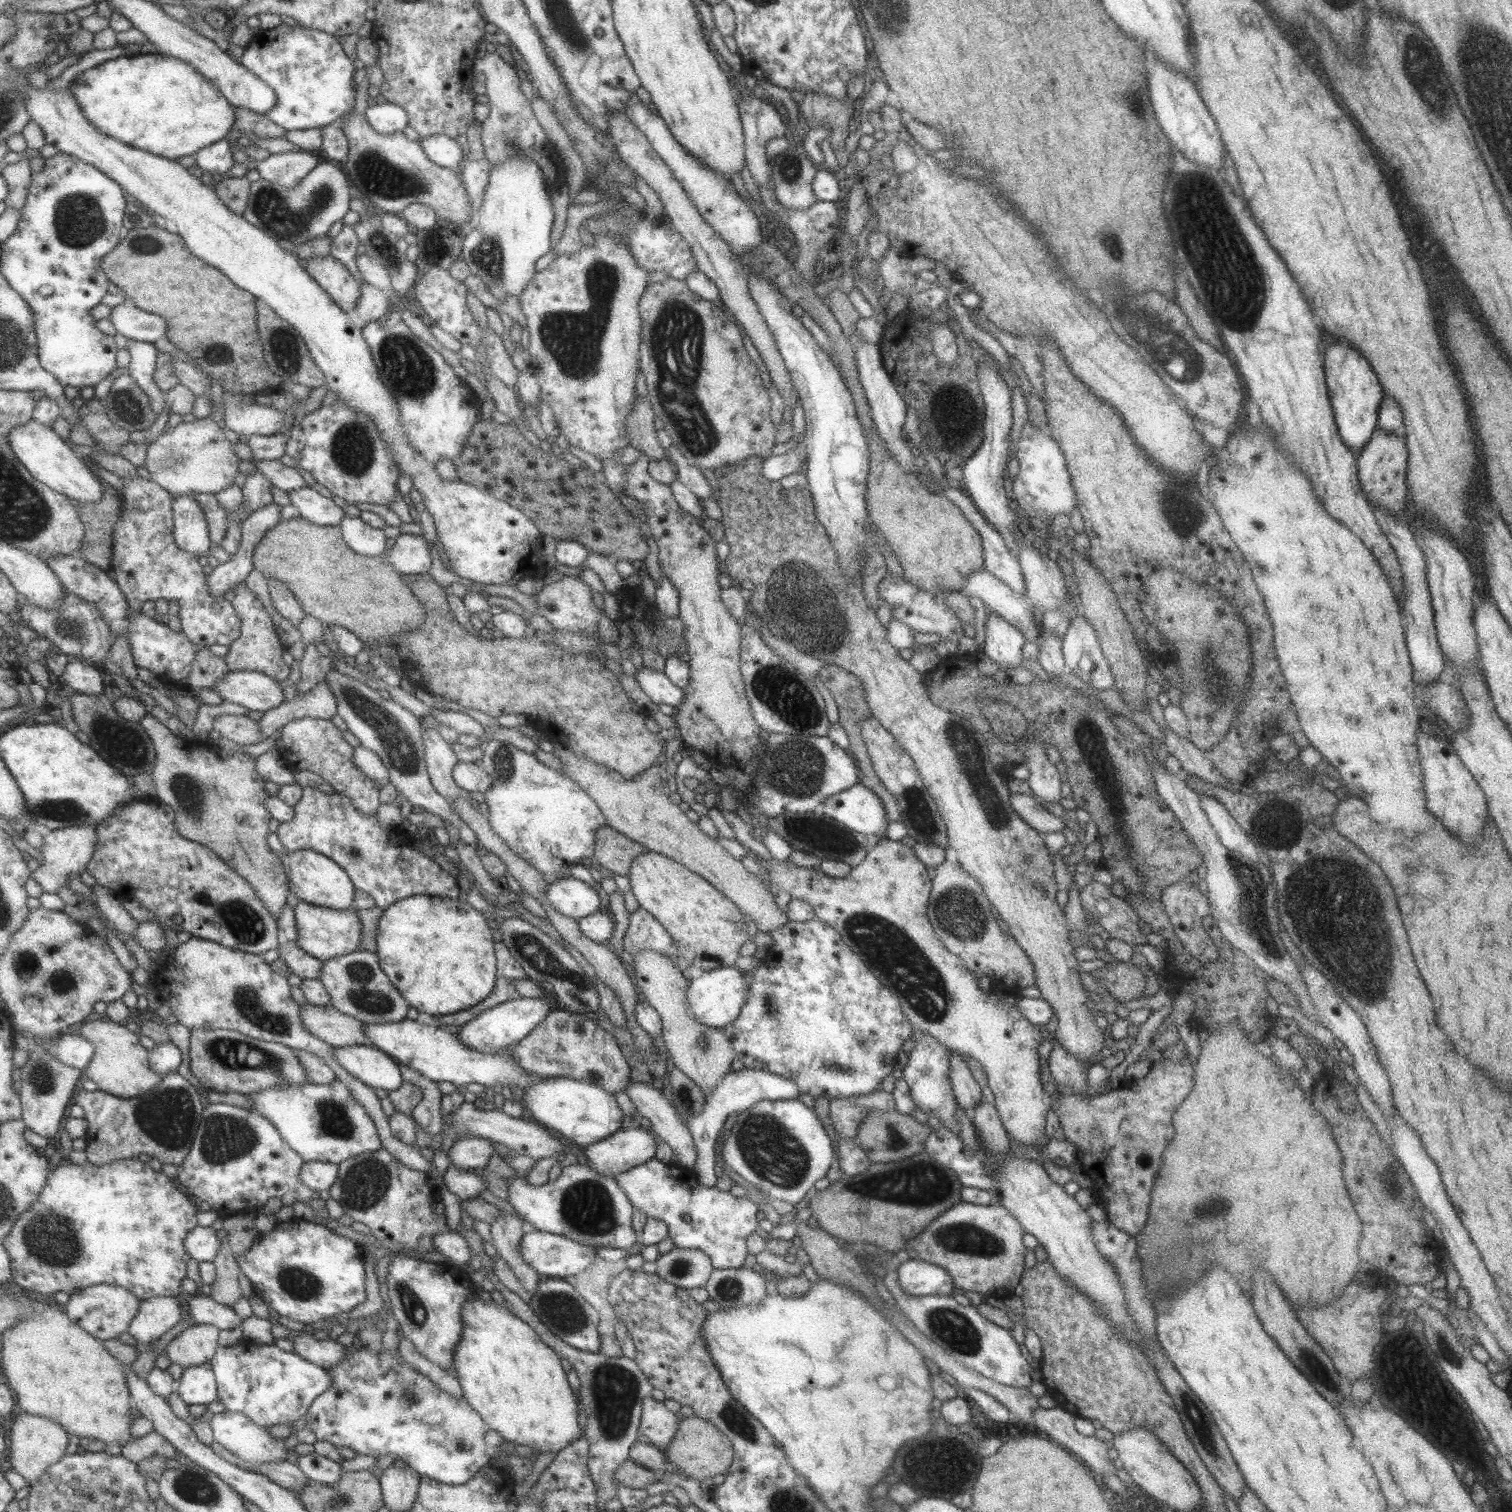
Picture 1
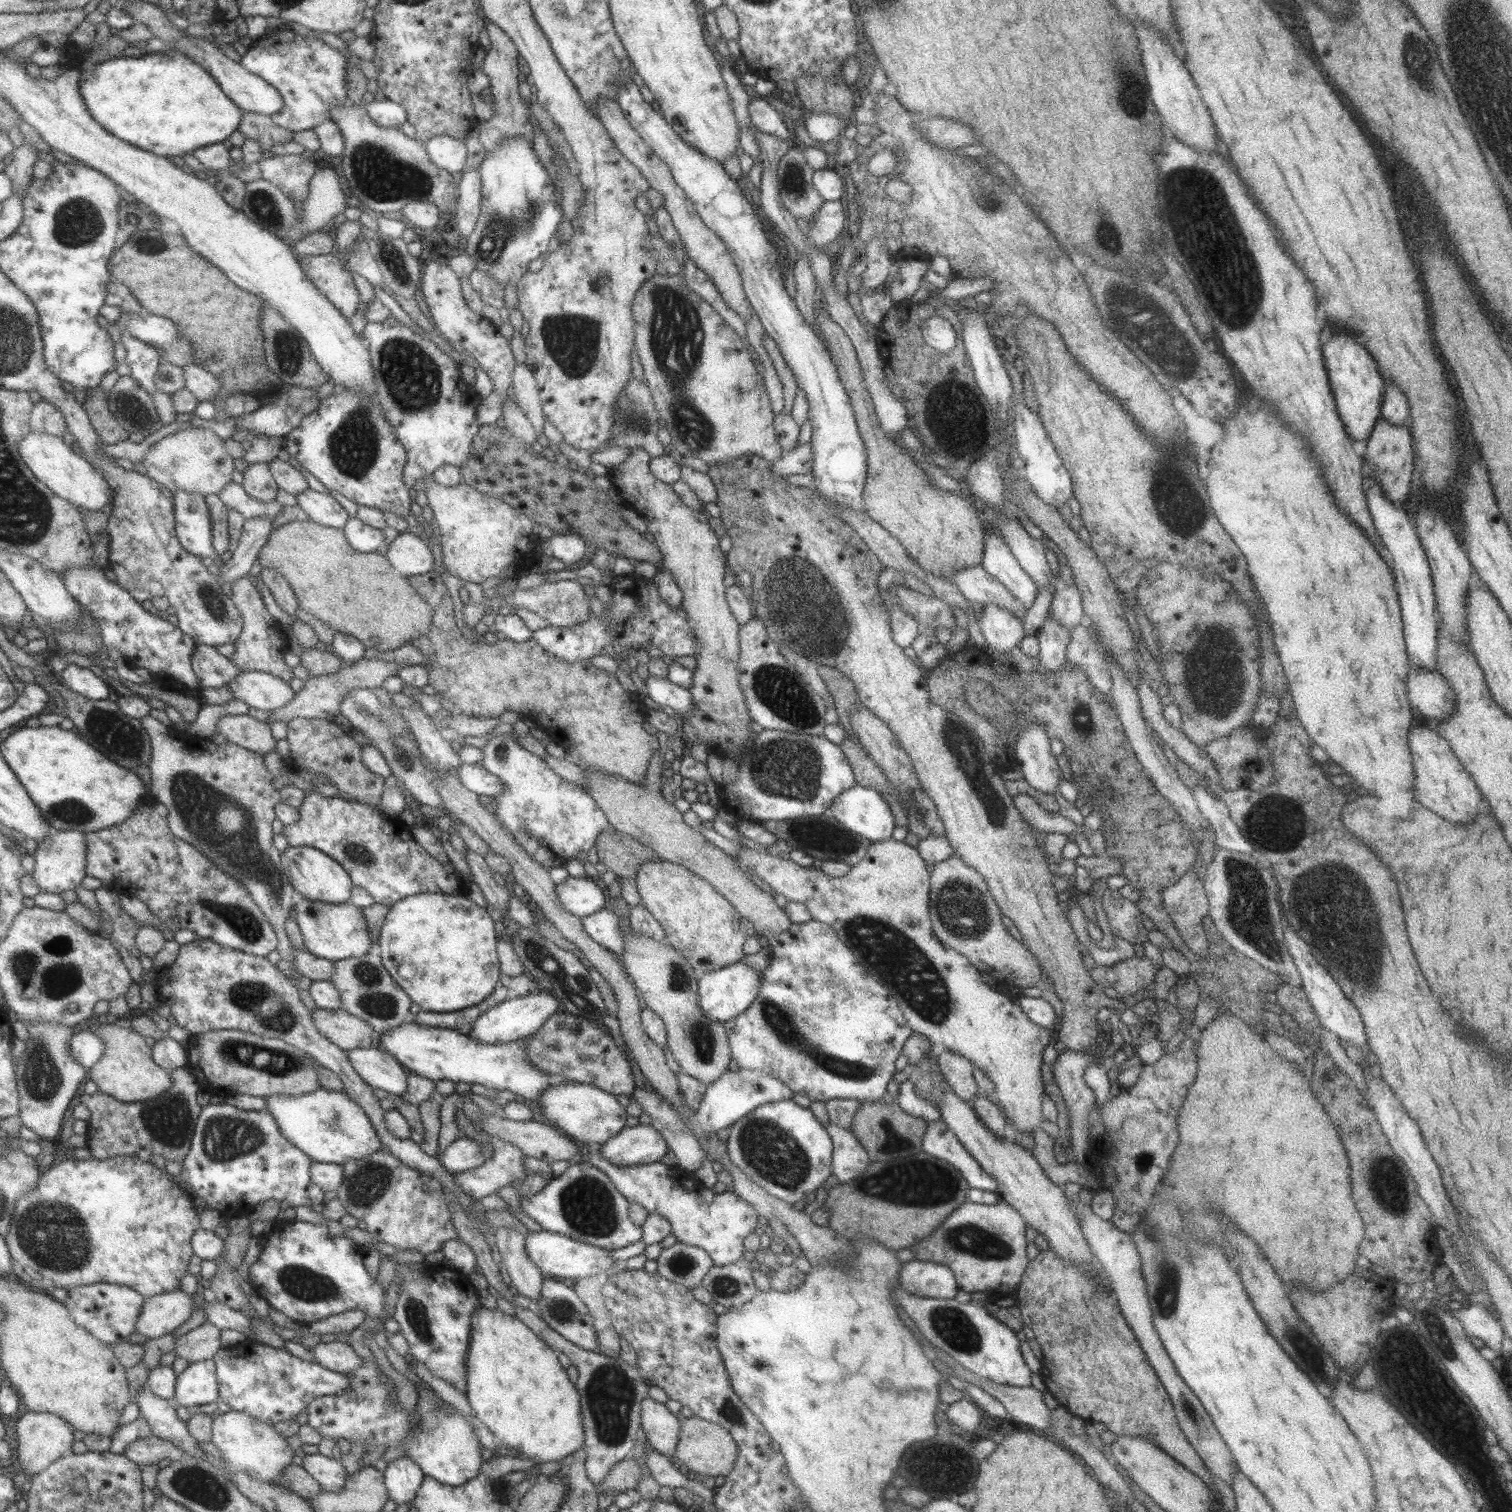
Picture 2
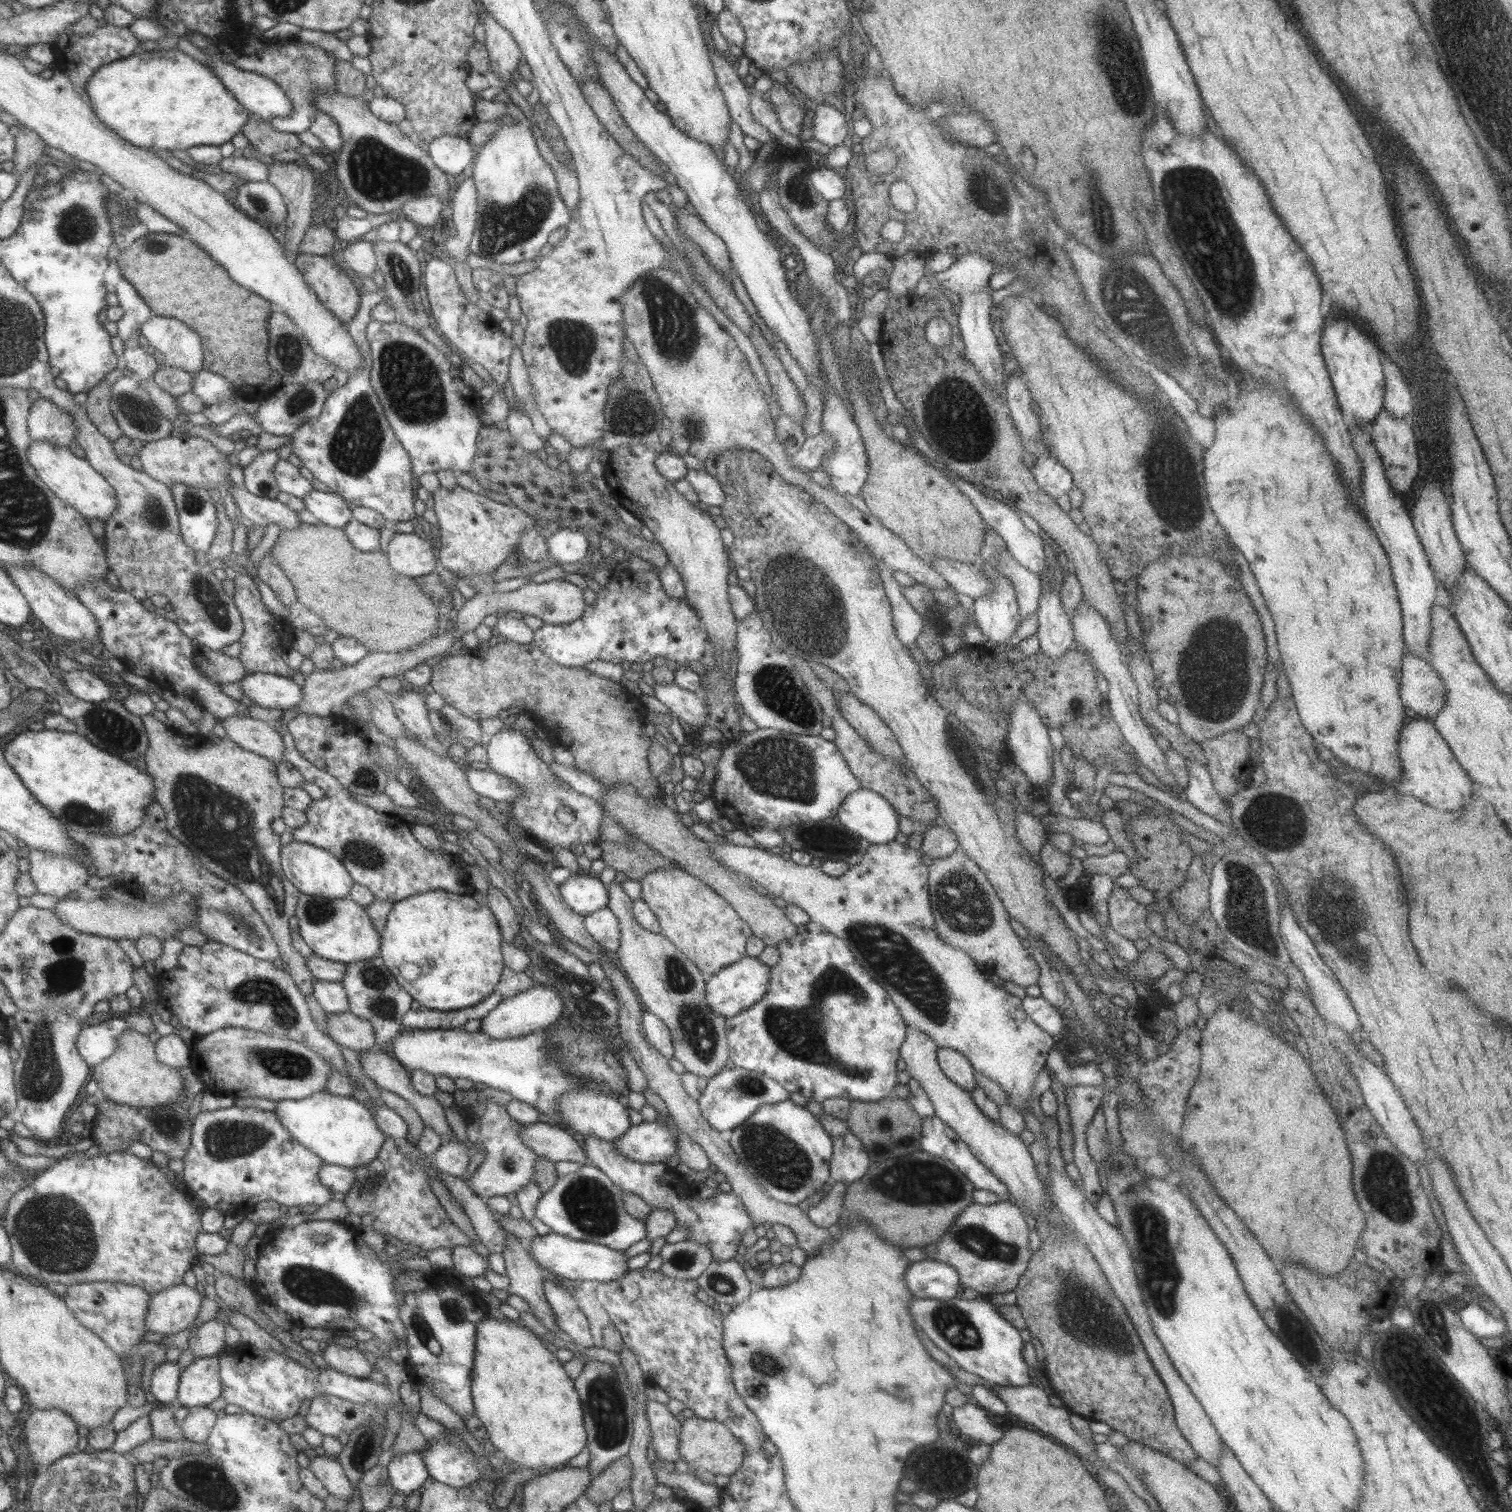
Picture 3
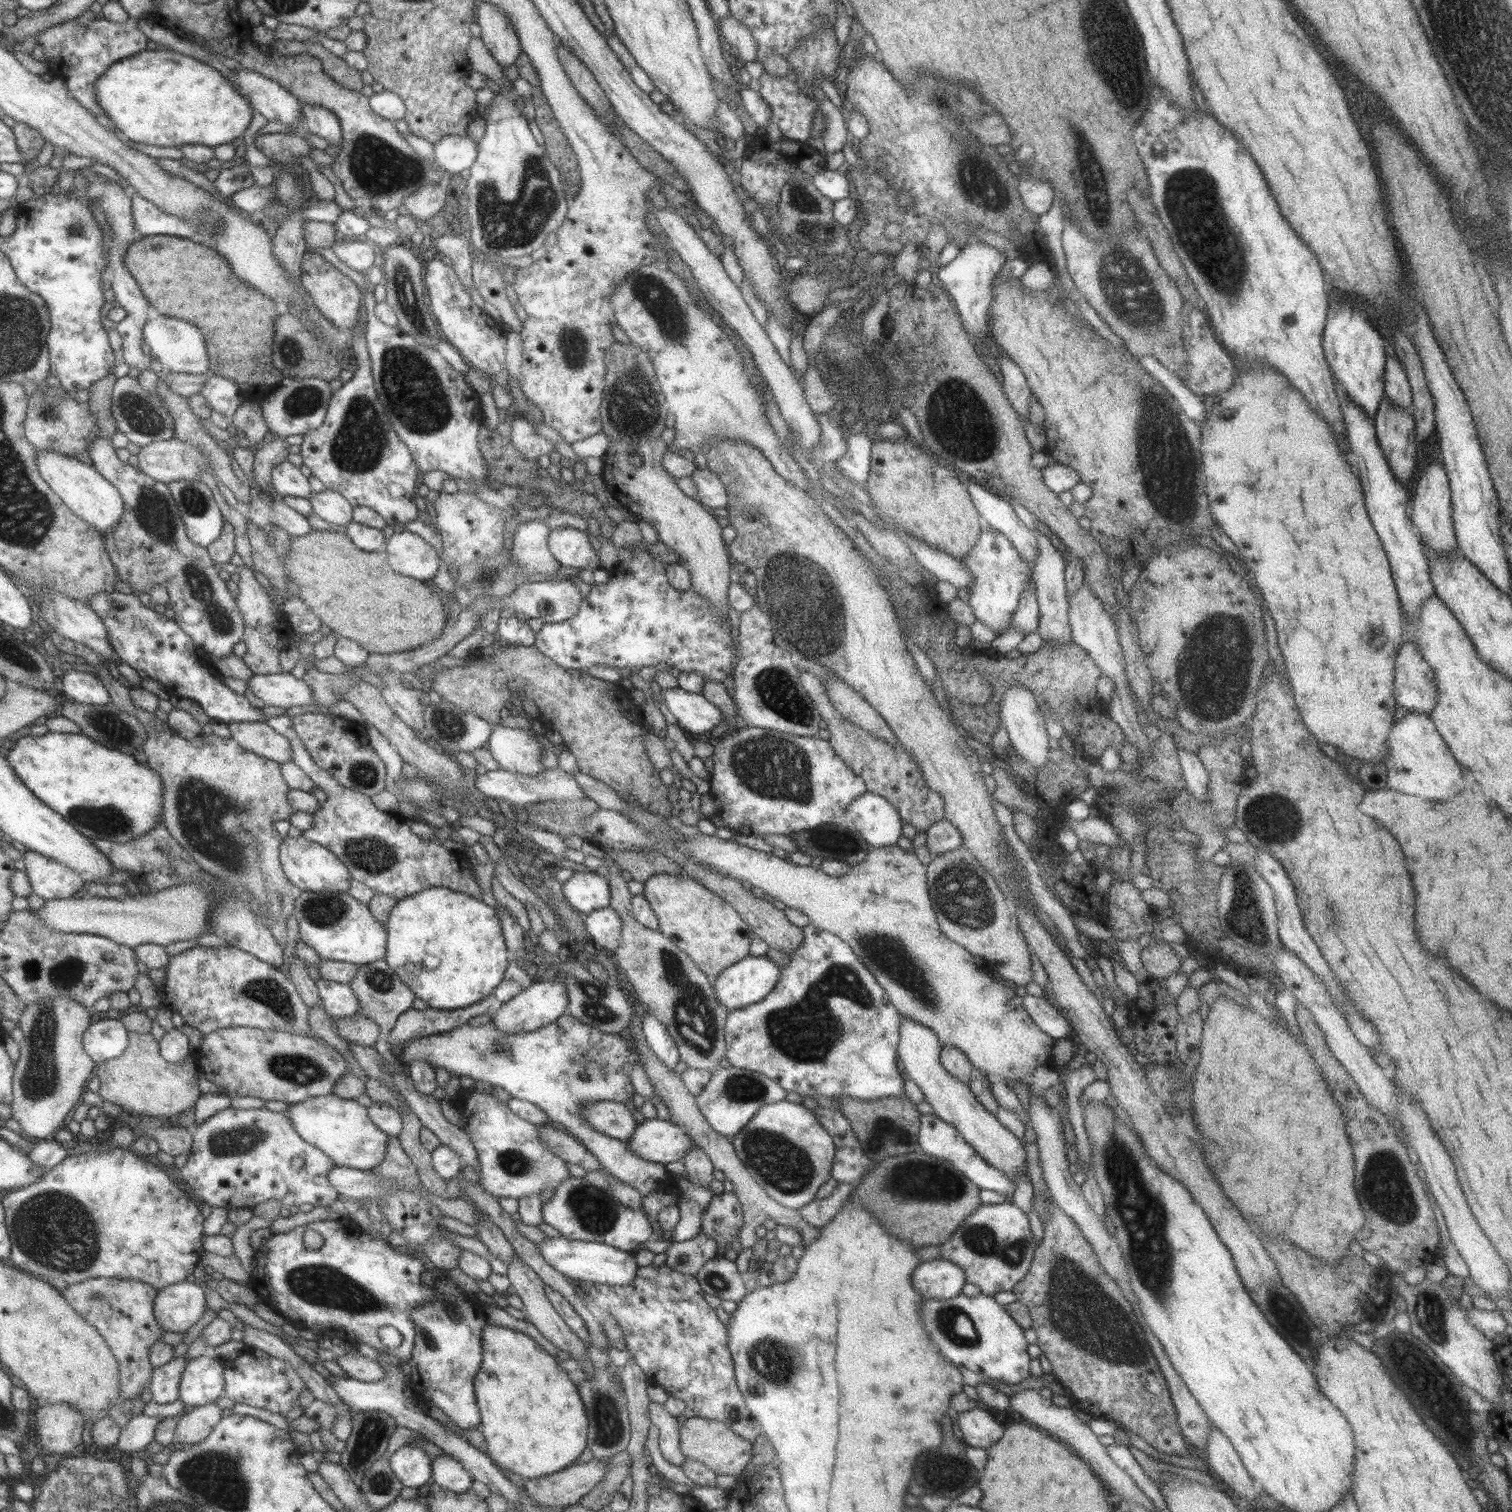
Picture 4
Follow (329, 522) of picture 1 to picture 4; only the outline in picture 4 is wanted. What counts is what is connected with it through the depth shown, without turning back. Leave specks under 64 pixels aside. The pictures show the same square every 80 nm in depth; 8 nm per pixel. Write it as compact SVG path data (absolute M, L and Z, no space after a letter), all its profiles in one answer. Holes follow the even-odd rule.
M327 489L321 492L310 491L307 499L312 512L329 524L345 526L352 520L351 504L337 492Z

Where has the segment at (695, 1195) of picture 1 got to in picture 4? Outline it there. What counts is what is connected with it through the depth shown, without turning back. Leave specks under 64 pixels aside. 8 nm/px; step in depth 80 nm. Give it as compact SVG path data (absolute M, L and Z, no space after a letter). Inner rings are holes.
M565 1012L555 1022L547 1024L541 1029L519 1034L499 1033L491 1022L481 1023L476 1028L467 1023L462 1024L462 1026L448 1032L411 1038L409 1042L405 1042L401 1046L399 1056L405 1063L423 1061L431 1065L433 1069L443 1068L448 1073L455 1074L460 1078L468 1077L481 1084L485 1083L491 1088L501 1088L512 1098L531 1102L548 1116L548 1120L561 1124L567 1133L585 1146L607 1175L616 1178L619 1182L624 1182L627 1186L632 1186L642 1197L655 1192L673 1193L673 1179L665 1165L647 1162L637 1157L631 1153L625 1141L617 1141L615 1138L609 1138L597 1132L578 1113L581 1107L585 1104L591 1104L591 1102L609 1100L625 1104L627 1100L631 1100L634 1090L629 1073L632 1070L632 1065L638 1062L639 1056L631 1041L625 1041L615 1034L605 1034L601 1030L577 1021L577 1018L572 1018L569 1013ZM732 1191L715 1193L710 1198L710 1203L704 1208L701 1215L700 1233L712 1238L716 1242L715 1256L723 1257L725 1246L730 1245L742 1227L742 1204Z

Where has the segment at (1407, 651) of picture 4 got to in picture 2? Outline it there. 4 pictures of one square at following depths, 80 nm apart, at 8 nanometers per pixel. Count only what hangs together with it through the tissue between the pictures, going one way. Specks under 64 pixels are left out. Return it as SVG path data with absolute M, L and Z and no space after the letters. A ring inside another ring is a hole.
M1410 664L1405 688L1409 704L1423 717L1441 721L1454 713L1455 693L1439 672Z

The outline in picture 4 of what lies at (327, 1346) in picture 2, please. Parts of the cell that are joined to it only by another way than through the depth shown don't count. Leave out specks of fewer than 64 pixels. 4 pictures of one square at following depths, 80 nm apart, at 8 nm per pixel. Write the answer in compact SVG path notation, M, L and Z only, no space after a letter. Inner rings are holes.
M357 1350L347 1353L335 1351L335 1362L346 1372L347 1377L355 1380L375 1382L385 1376L383 1365L363 1357Z

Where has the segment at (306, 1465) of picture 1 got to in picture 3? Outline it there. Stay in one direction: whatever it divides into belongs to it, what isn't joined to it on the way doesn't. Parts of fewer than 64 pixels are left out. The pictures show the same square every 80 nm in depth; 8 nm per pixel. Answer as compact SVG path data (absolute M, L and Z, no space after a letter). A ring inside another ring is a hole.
M315 1455L308 1458L308 1469L318 1478L328 1494L339 1500L350 1500L353 1487L344 1475L342 1466L333 1457Z

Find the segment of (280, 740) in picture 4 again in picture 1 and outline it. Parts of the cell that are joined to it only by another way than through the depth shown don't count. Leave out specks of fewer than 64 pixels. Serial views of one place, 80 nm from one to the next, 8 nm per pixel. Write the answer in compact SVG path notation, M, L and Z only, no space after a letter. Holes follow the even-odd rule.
M221 714L212 720L212 729L219 732L220 738L227 738L237 744L257 744L260 738L258 724L246 715Z

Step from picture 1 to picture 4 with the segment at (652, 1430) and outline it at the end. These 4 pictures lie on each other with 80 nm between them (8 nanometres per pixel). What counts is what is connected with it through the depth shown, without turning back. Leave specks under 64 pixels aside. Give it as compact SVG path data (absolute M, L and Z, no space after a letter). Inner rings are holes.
M649 1401L648 1417L657 1427L658 1448L669 1464L681 1466L687 1459L681 1454L679 1446L680 1420L671 1416L662 1404Z

